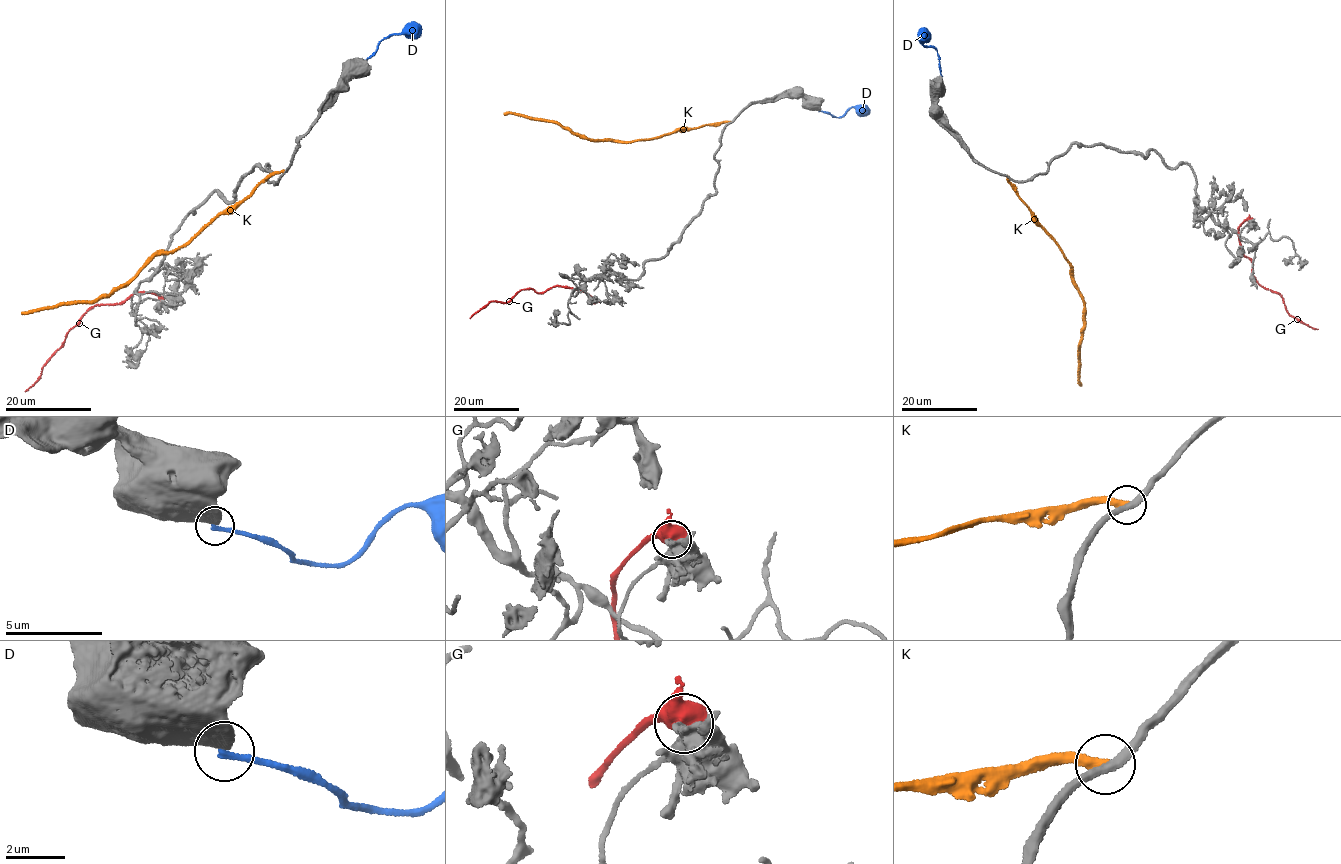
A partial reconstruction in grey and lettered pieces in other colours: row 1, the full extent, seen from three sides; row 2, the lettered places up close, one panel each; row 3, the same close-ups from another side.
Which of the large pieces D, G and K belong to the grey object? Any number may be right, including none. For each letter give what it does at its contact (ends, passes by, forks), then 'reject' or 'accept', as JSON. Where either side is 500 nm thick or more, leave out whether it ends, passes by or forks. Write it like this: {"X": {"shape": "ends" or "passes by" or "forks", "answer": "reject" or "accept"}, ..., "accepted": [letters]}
{"D": {"answer": "reject"}, "G": {"answer": "reject"}, "K": {"shape": "ends", "answer": "reject"}, "accepted": []}

